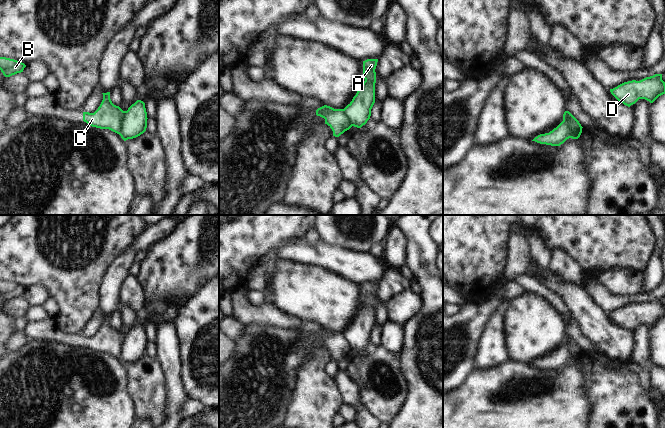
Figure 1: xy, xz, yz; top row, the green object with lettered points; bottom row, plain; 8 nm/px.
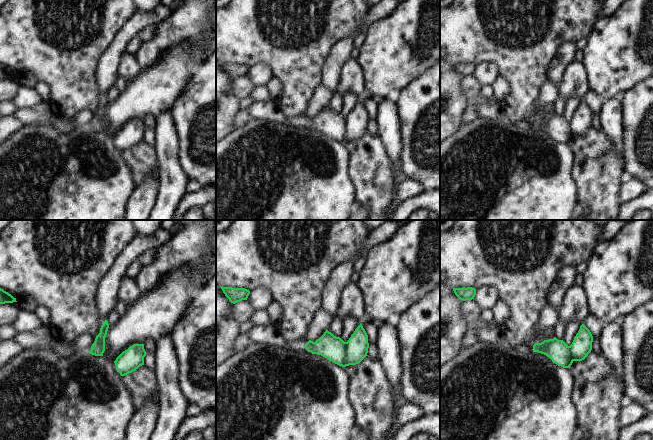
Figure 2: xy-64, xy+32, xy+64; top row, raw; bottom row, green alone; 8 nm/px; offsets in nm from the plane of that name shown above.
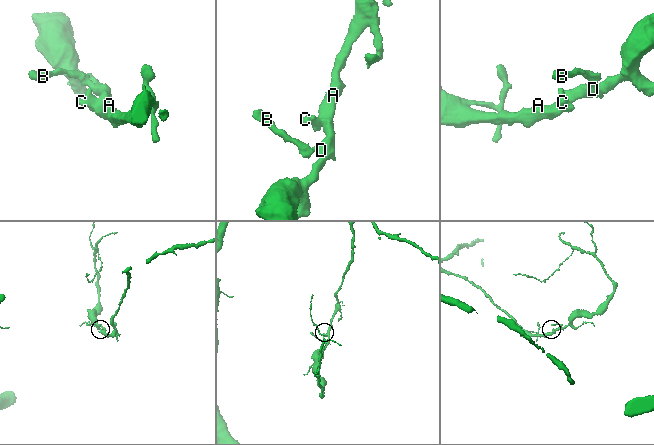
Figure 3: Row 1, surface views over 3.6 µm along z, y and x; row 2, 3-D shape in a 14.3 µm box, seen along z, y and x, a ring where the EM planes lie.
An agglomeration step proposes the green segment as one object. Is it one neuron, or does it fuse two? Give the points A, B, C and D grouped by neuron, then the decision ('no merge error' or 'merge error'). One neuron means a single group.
A B D / C | merge error

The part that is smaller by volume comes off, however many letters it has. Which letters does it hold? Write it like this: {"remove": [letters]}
{"remove": ["C"]}

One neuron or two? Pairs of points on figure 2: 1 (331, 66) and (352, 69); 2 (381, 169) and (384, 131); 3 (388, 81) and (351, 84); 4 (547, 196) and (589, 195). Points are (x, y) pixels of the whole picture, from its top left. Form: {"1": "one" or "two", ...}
{"1": "two", "2": "two", "3": "two", "4": "two"}

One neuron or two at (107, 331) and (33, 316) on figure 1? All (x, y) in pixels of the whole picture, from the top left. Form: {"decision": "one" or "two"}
{"decision": "two"}

